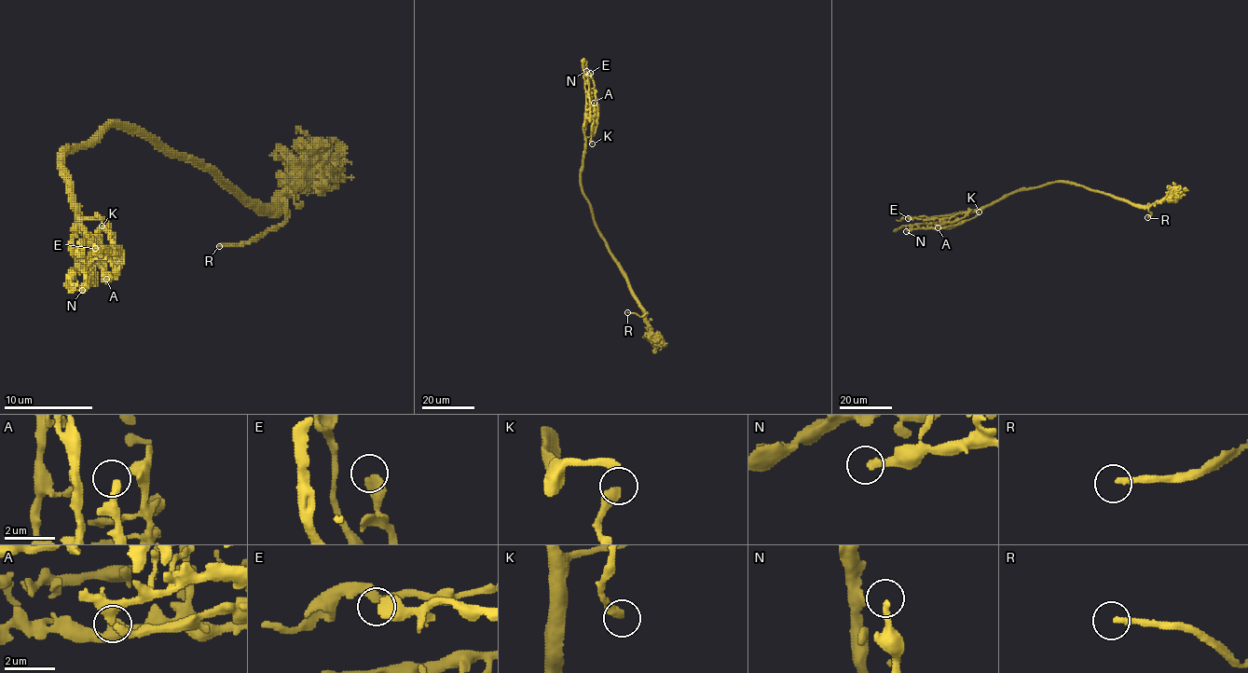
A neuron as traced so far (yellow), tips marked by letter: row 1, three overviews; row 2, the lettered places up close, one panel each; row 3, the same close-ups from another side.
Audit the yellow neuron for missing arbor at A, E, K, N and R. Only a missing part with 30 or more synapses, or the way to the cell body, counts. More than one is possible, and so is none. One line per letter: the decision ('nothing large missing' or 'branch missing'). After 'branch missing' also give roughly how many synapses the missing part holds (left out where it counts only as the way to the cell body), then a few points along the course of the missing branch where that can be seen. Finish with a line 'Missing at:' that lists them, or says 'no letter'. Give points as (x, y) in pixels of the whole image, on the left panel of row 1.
A: nothing large missing
E: nothing large missing
K: nothing large missing
N: nothing large missing
R: branch missing; missing branch runs (219, 246), (163, 240), (95, 237), (79, 254), (79, 270), (75, 275), (66, 270)
Missing at: R

